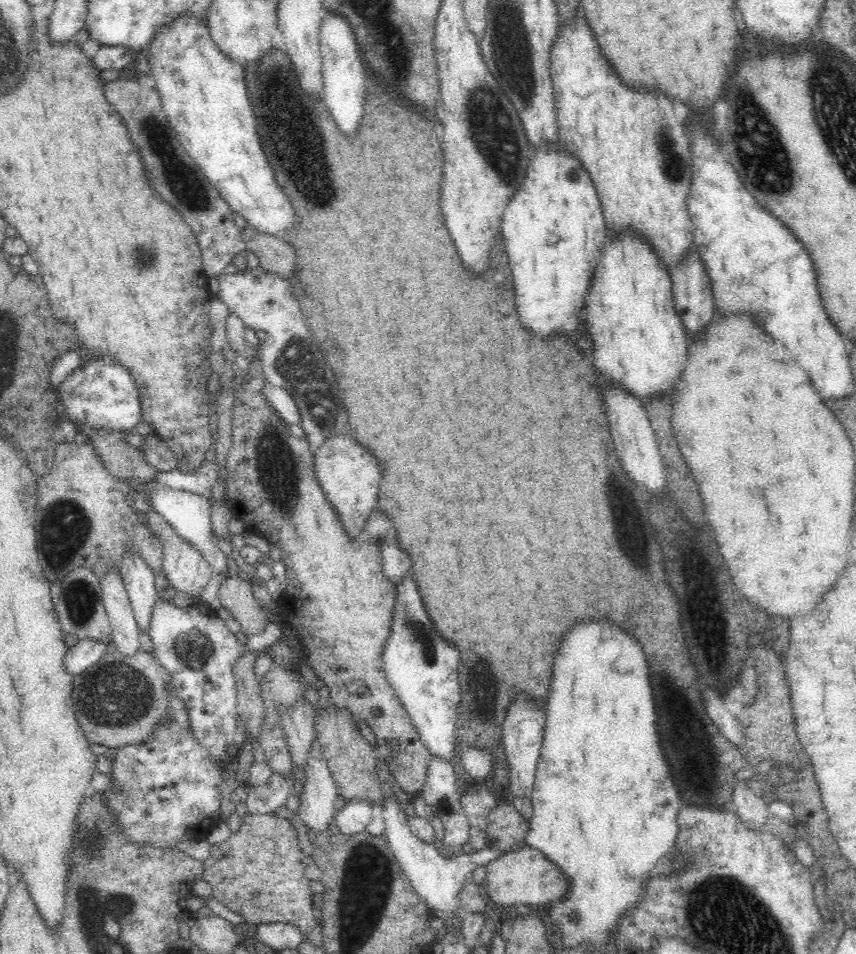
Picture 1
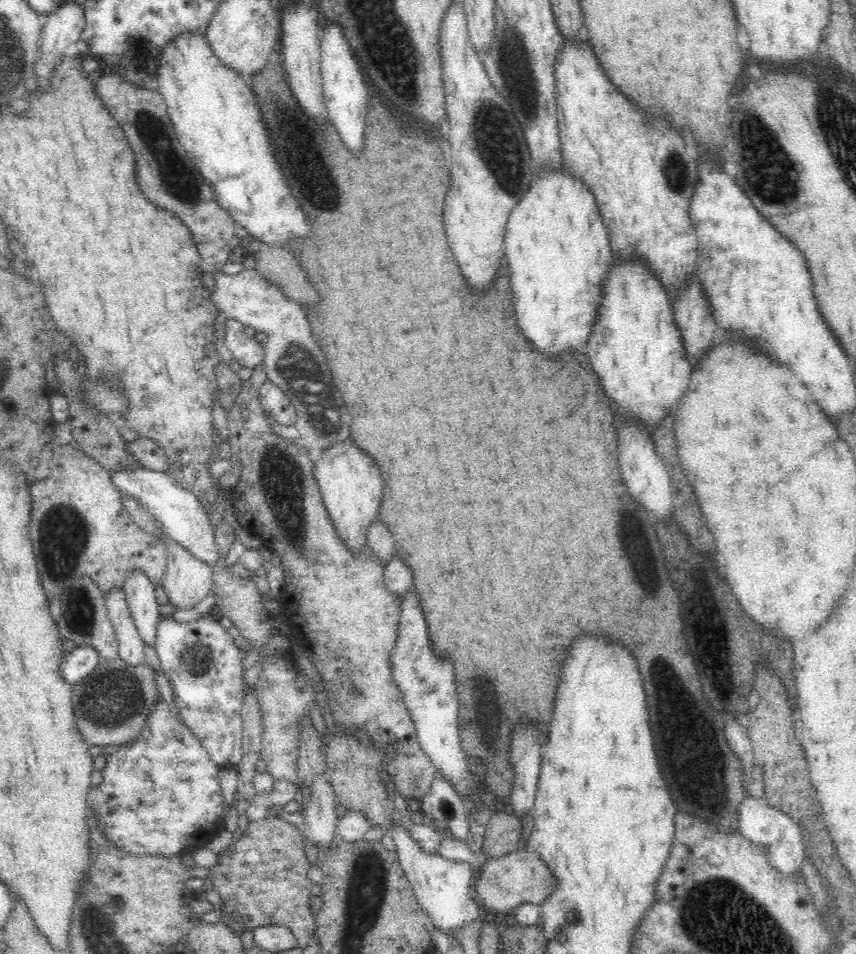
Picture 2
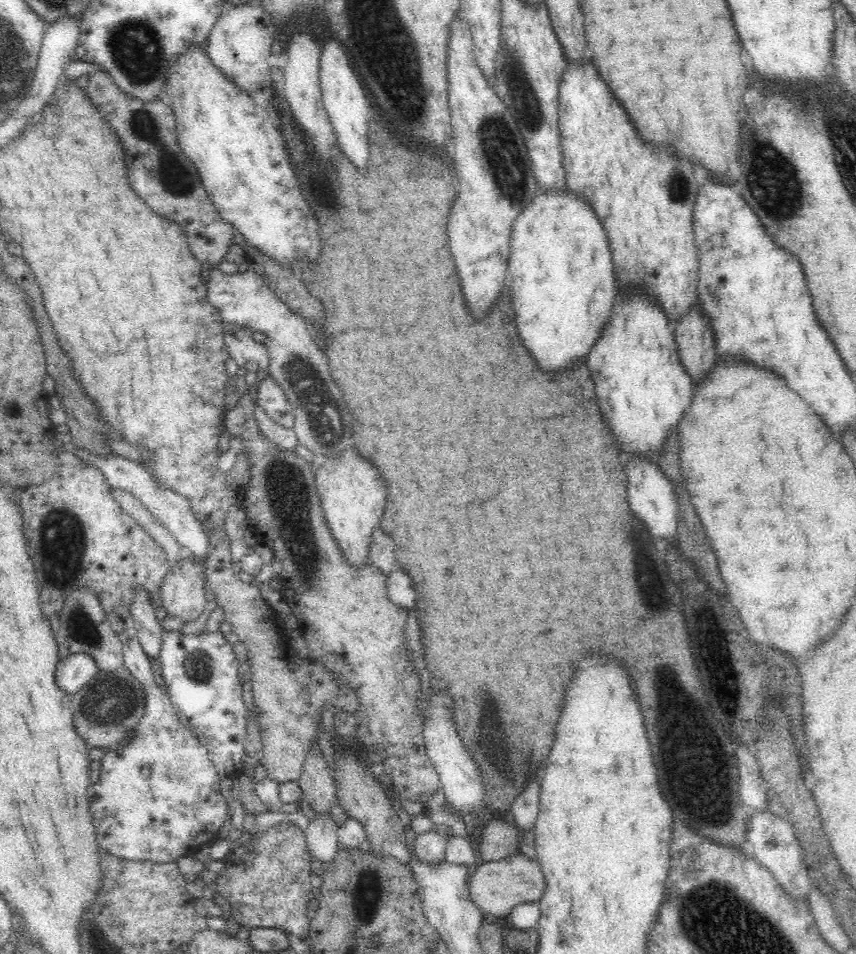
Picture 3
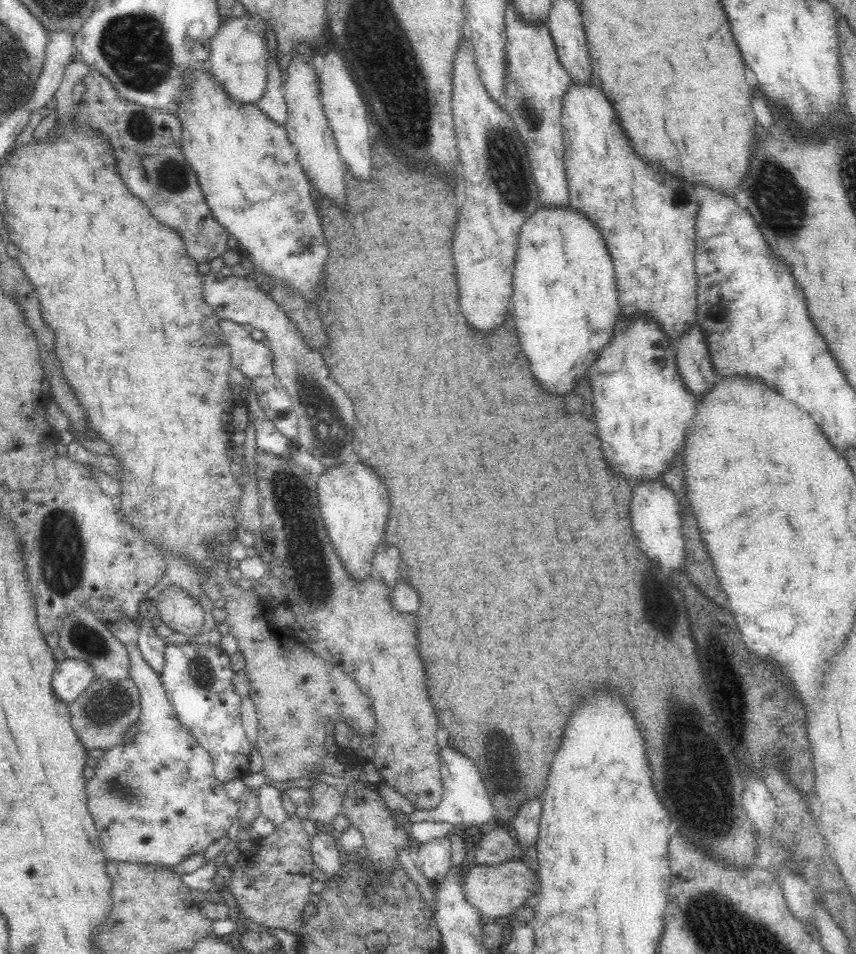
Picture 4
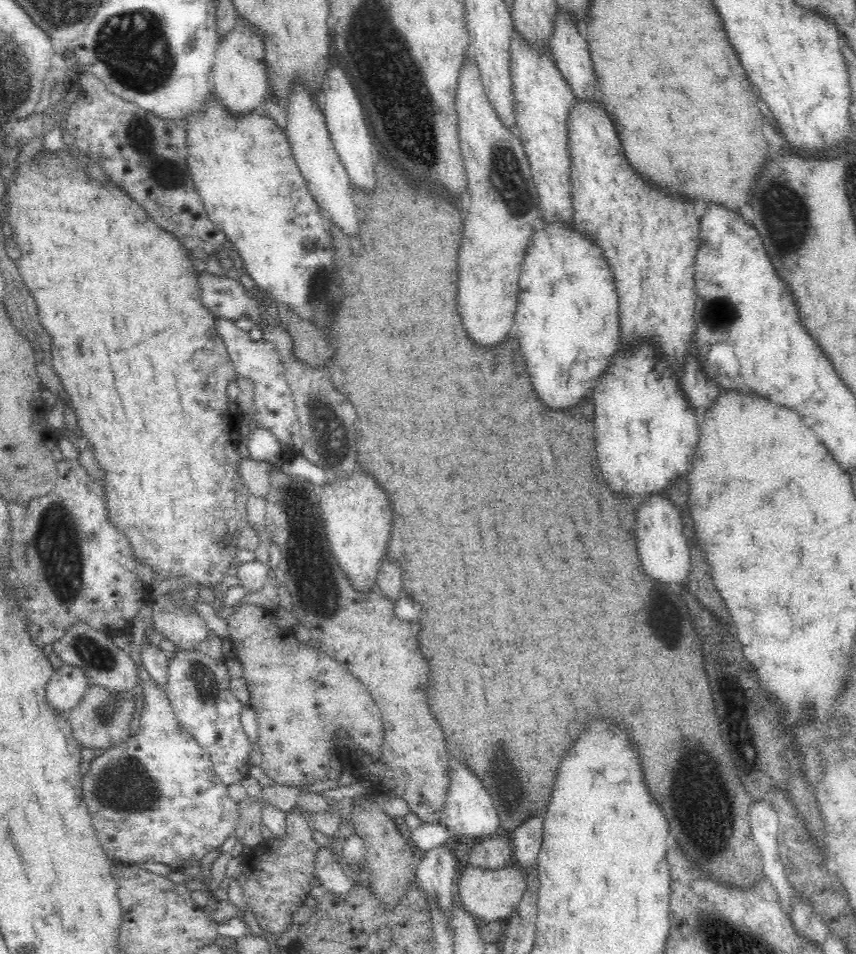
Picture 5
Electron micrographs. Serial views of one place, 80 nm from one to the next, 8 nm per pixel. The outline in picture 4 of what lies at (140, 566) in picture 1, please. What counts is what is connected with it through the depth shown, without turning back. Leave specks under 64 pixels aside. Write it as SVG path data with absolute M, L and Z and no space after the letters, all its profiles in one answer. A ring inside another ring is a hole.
M142 620L137 632L137 644L145 663L159 678L162 678L164 664L166 664L166 647L163 638L156 636L156 632L148 620Z

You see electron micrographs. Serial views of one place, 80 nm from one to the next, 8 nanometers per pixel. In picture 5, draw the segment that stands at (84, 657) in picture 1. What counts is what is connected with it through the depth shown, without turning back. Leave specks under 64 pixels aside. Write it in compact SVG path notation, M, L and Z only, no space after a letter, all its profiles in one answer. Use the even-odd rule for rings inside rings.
M62 666L55 670L46 684L47 702L57 714L67 716L84 697L89 685L86 674L80 668Z

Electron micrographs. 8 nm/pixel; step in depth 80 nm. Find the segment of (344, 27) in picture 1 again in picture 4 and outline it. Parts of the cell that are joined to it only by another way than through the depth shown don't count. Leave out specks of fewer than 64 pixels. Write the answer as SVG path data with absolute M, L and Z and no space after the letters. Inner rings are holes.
M328 50L326 55L319 60L319 98L324 114L336 146L339 156L348 171L352 172L360 180L368 180L372 174L372 148L370 148L370 136L368 136L368 114L366 106L360 98L360 92L350 76L350 72L344 66L342 56L336 50Z

